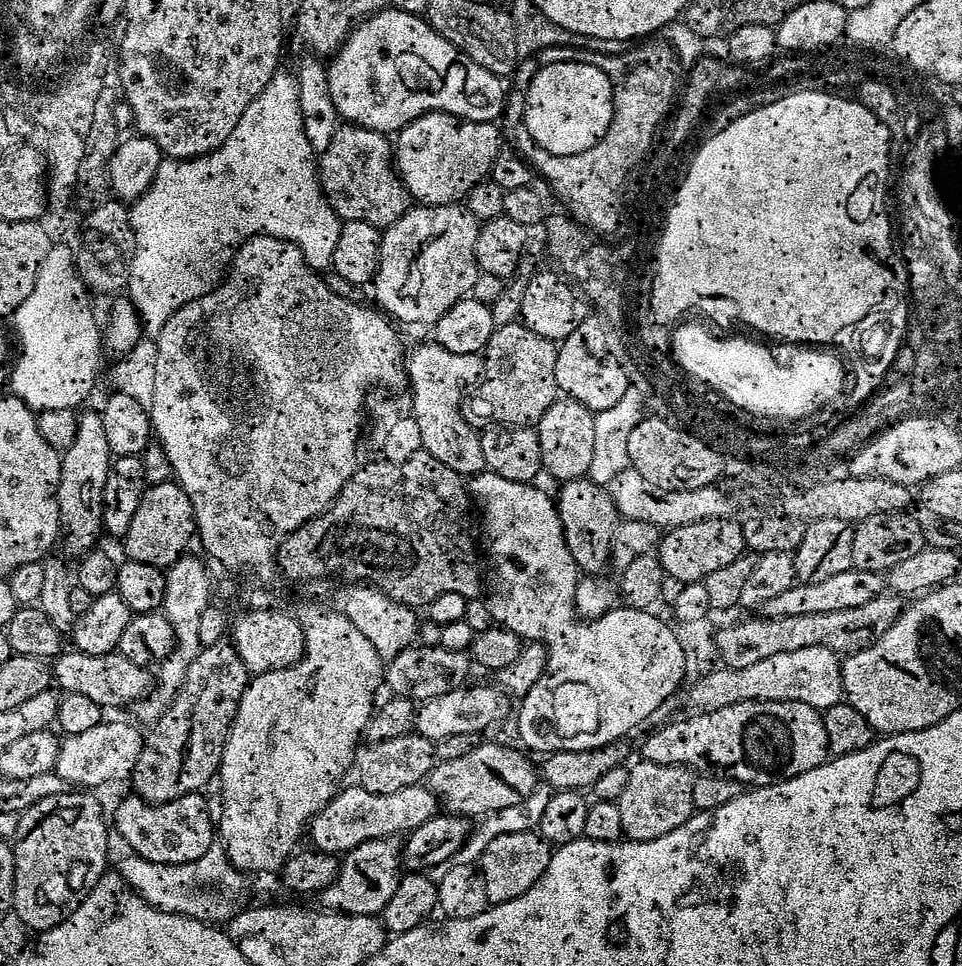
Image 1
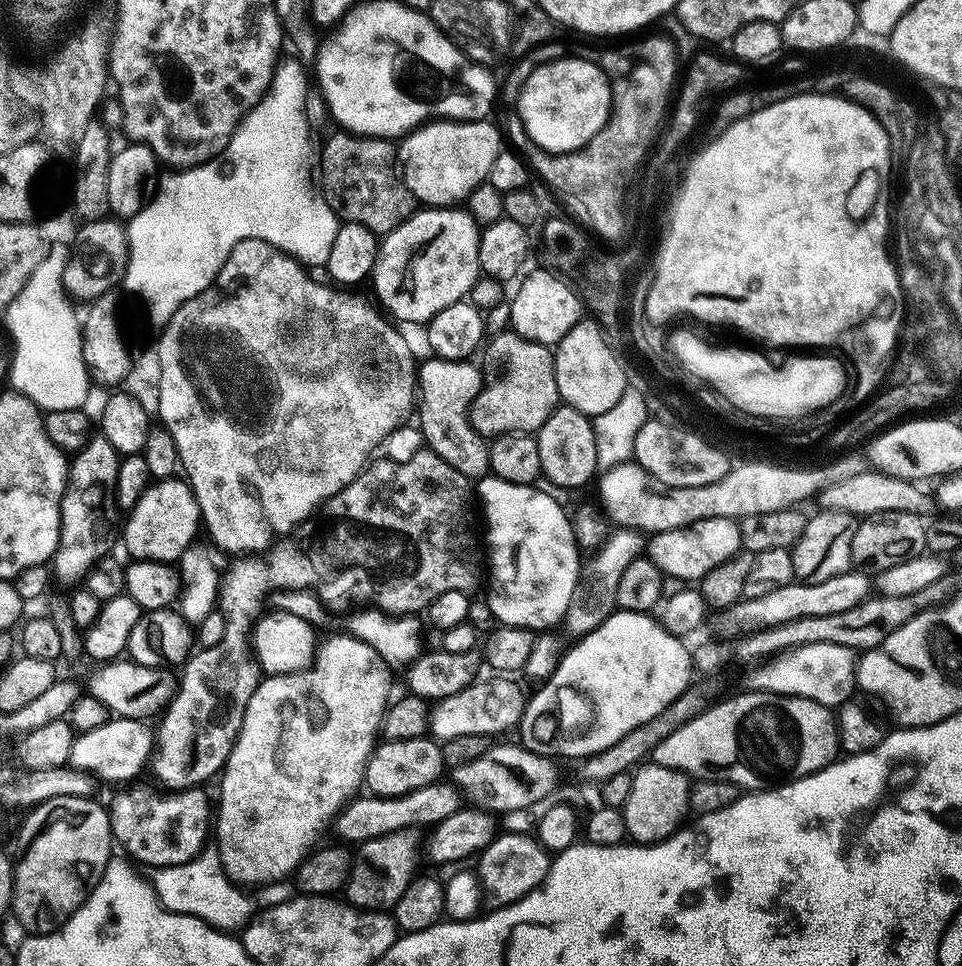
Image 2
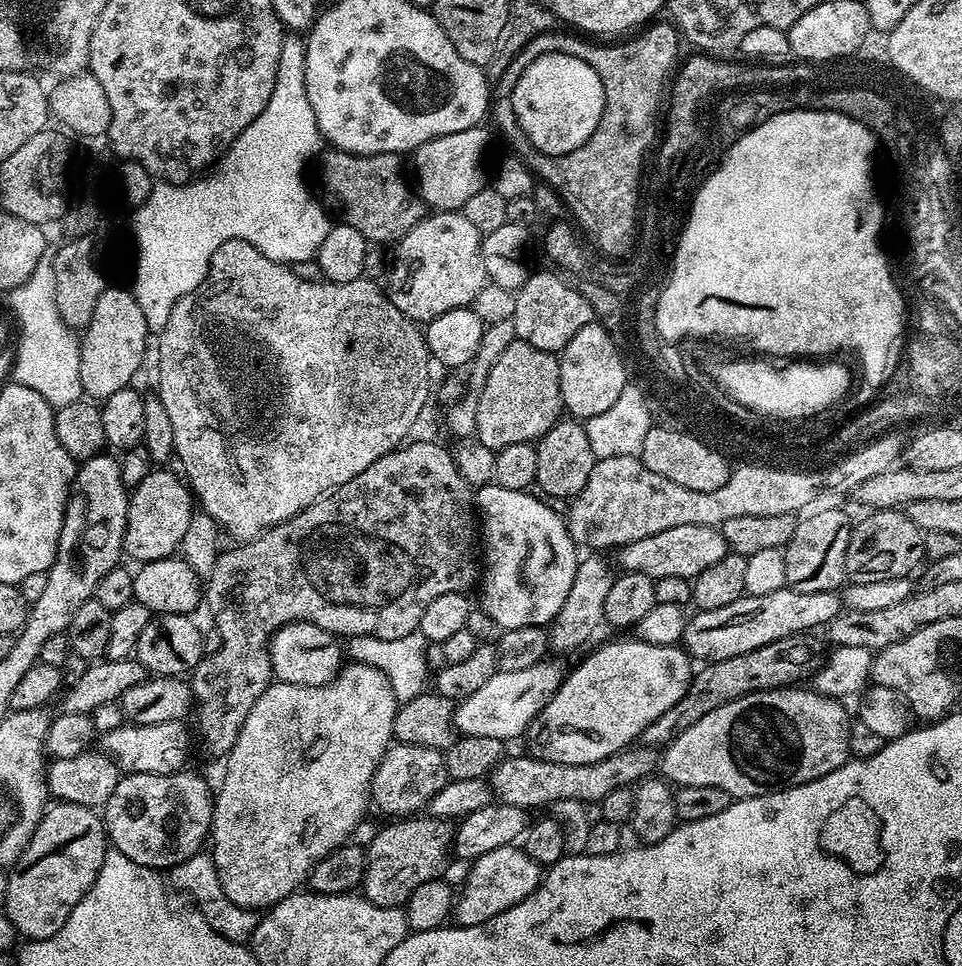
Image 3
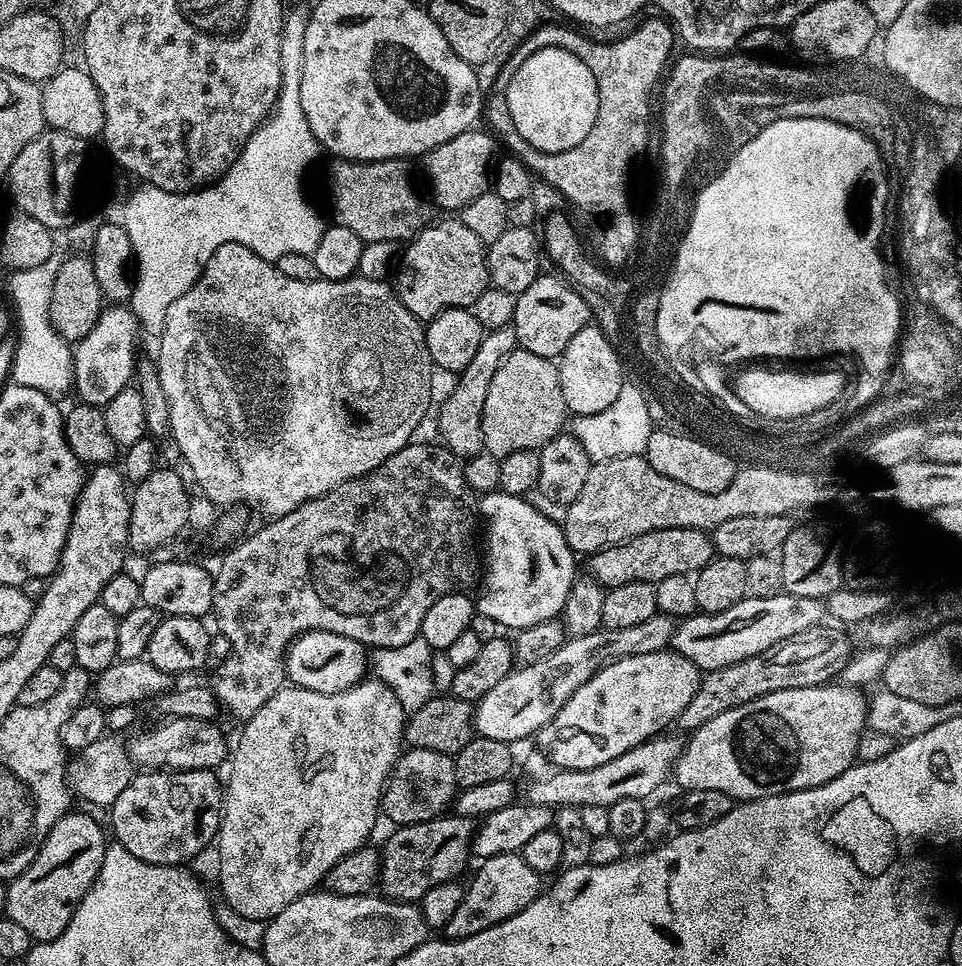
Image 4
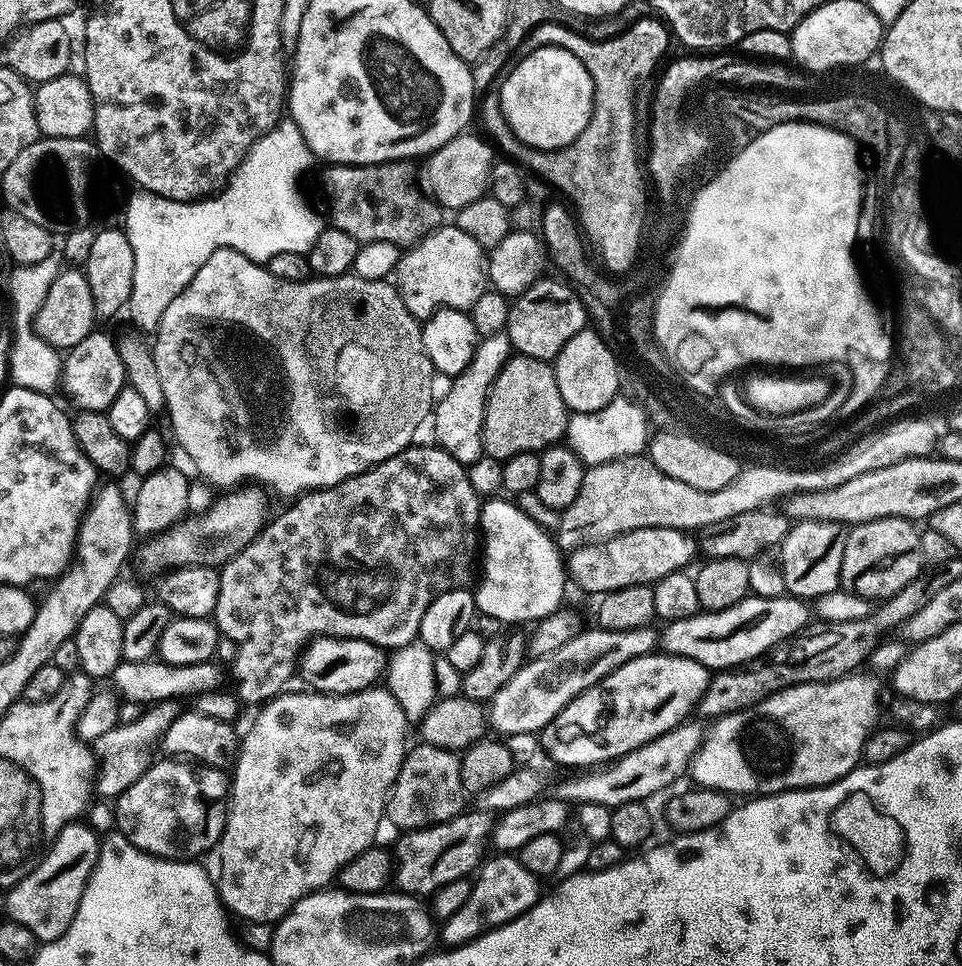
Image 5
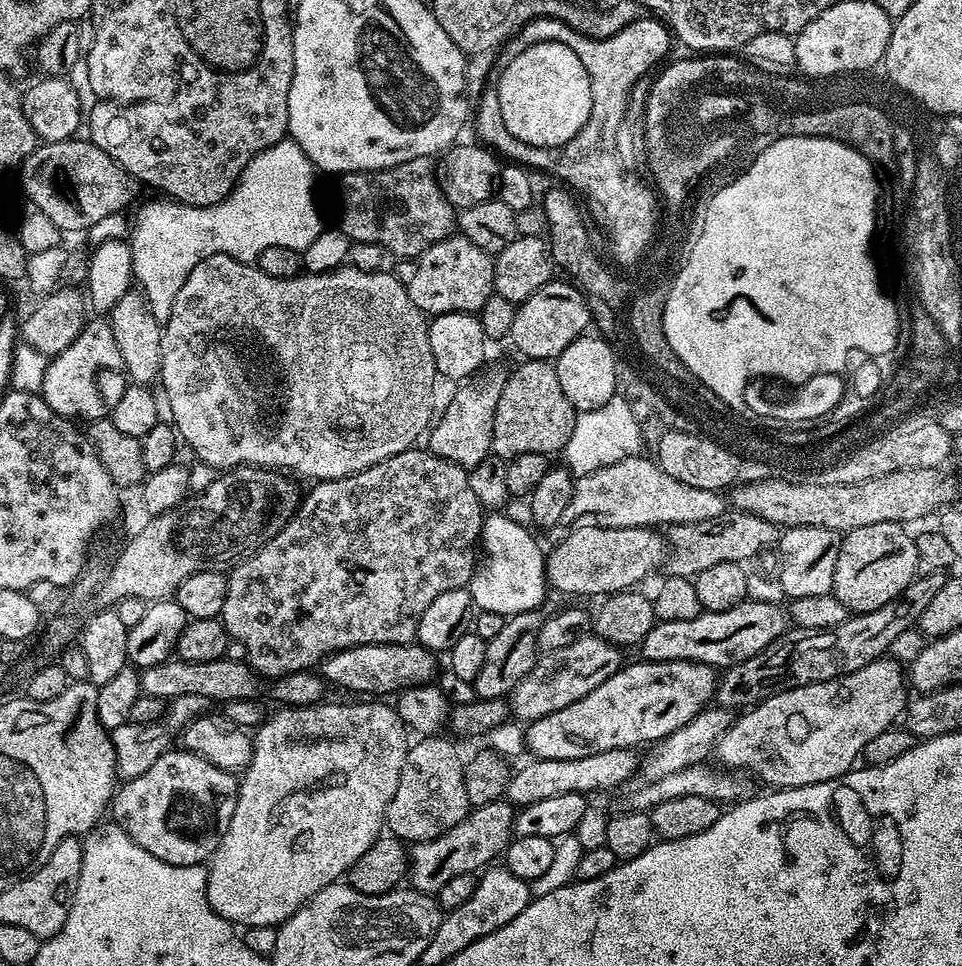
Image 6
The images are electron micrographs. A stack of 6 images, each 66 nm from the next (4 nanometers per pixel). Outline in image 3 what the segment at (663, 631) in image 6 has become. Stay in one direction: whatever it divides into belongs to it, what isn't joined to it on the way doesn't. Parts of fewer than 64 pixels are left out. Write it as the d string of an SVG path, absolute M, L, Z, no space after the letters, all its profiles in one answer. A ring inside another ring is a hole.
M786 586L765 596L745 594L738 602L722 606L722 610L697 611L696 617L693 620L691 617L684 625L682 644L689 657L700 659L700 662L734 658L787 636L808 634L816 630L812 628L823 629L841 611L842 600L836 592L806 594Z

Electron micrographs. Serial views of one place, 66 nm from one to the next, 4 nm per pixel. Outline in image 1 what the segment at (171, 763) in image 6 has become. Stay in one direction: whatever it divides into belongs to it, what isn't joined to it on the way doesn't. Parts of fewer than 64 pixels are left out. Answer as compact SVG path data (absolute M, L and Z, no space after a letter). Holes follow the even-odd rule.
M191 792L185 796L174 798L165 804L151 804L149 800L144 800L142 797L135 794L129 794L129 796L126 797L116 808L116 828L114 824L115 835L117 832L117 834L120 835L130 847L132 847L129 849L131 849L135 855L146 858L150 862L158 862L159 864L185 864L186 862L194 862L198 858L202 858L202 854L206 854L212 849L212 847L214 847L214 816L211 816L211 814L208 813L208 804L202 797L203 795L201 795L200 792Z

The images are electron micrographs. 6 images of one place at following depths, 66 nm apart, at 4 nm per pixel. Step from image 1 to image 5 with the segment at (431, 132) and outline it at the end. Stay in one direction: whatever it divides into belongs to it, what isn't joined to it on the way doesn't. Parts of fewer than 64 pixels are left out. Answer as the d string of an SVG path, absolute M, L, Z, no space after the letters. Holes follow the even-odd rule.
M461 134L446 142L440 149L431 153L423 161L422 175L418 183L420 189L441 209L459 210L462 206L470 206L470 202L478 202L488 192L488 183L494 163L494 148L483 135L468 136Z

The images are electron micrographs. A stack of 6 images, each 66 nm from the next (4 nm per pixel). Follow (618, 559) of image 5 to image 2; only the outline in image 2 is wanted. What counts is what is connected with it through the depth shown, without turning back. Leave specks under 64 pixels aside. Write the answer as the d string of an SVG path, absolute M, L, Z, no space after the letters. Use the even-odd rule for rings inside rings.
M706 518L685 528L653 532L646 540L646 556L664 576L682 578L685 582L699 582L714 566L722 566L740 547L740 525L736 520Z

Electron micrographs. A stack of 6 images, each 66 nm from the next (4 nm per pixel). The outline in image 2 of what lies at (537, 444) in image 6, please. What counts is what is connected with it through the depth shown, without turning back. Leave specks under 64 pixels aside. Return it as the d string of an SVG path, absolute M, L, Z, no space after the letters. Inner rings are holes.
M505 330L495 333L487 341L483 352L485 364L482 364L482 371L486 383L472 400L470 409L472 429L479 436L485 438L495 438L511 432L527 432L529 434L539 432L546 422L546 418L550 418L550 414L561 403L556 381L556 357L553 349L547 344L530 342L514 331Z

